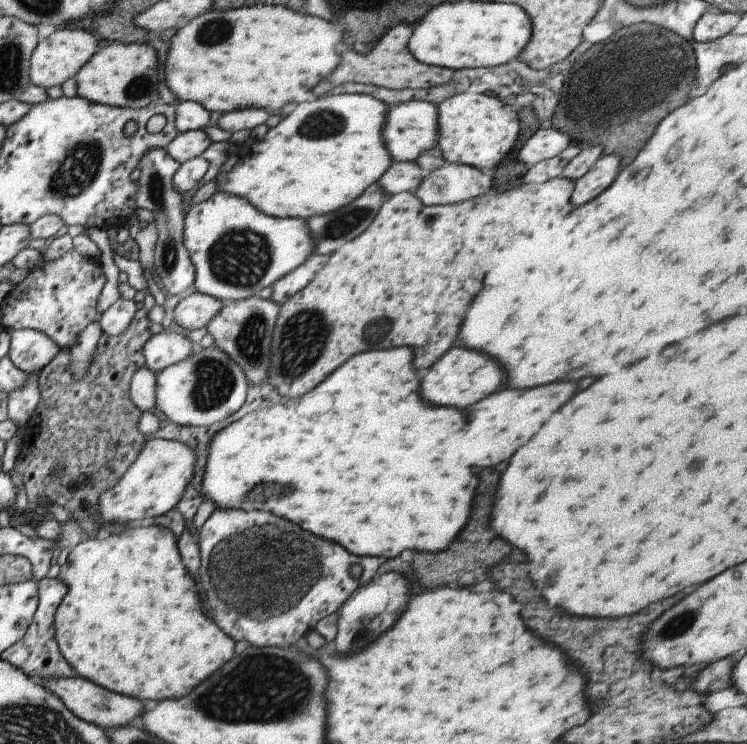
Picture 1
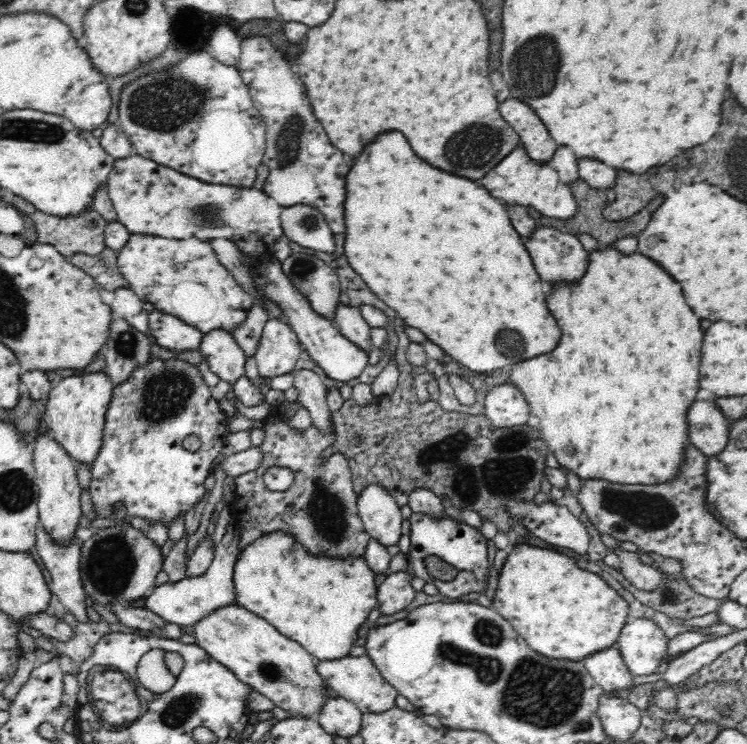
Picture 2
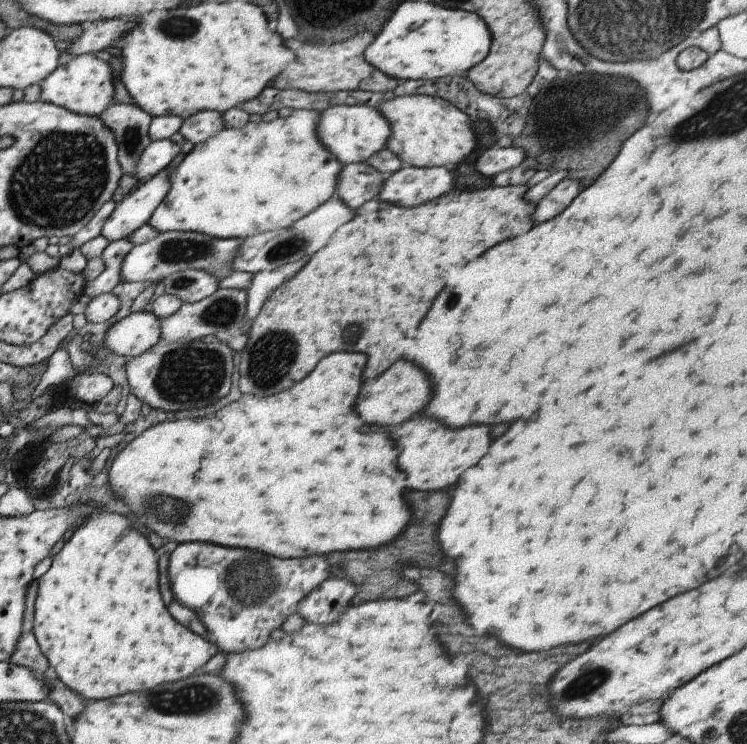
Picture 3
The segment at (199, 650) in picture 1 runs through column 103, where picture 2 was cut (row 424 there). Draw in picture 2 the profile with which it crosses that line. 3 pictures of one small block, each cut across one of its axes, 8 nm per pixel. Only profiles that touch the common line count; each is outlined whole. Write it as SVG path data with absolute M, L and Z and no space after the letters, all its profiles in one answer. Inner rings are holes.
M612 246L600 248L600 252L594 252L590 256L590 266L584 276L584 280L574 288L562 288L556 290L554 296L548 300L548 308L554 314L560 330L562 330L562 340L554 352L548 356L540 356L522 364L516 364L510 372L510 384L516 386L522 396L528 402L530 416L538 418L538 432L546 444L546 448L556 456L560 468L566 472L570 470L580 482L588 480L604 480L612 484L638 484L638 486L654 486L654 484L668 484L676 480L680 474L680 468L686 458L686 446L690 442L688 436L688 410L692 402L696 402L696 392L700 390L700 374L698 374L698 364L700 364L700 346L702 346L702 330L700 322L692 314L692 310L686 306L680 286L672 282L670 276L660 272L660 266L652 264L652 260L634 254L634 256L620 256Z

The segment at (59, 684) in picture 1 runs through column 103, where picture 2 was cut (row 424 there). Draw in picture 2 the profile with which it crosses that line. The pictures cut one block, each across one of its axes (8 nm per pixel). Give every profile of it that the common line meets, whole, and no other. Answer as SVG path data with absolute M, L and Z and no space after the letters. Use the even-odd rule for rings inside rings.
M696 400L688 412L688 424L690 424L690 444L700 448L708 458L714 458L722 454L728 446L728 422L724 412L718 408L716 402L710 400Z

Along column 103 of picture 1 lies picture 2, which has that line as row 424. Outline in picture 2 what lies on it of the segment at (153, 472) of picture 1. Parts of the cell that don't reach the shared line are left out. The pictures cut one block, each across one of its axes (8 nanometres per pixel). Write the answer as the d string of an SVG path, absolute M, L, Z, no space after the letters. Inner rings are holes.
M508 382L488 392L484 400L484 416L494 428L512 428L528 422L530 408L522 392Z

